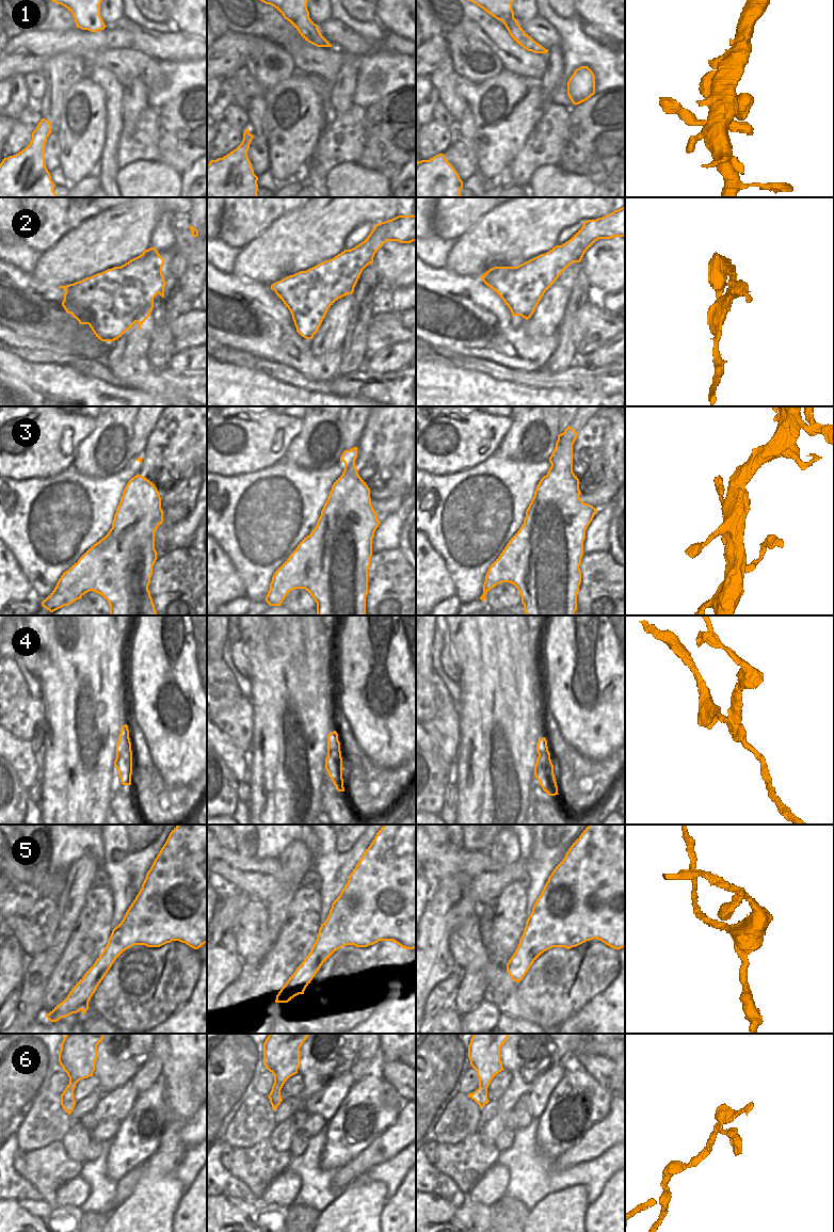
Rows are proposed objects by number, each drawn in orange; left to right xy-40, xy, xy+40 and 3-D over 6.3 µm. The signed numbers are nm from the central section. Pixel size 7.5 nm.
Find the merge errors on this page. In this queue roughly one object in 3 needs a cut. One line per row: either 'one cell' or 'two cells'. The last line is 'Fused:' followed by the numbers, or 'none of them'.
1: one cell
2: one cell
3: one cell
4: two cells
5: two cells
6: one cell
Fused: 4, 5

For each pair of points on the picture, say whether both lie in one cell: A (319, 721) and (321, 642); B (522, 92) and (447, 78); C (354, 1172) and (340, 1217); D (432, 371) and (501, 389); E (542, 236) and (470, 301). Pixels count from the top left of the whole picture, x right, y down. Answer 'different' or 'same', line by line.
A: same
B: different
C: different
D: same
E: different

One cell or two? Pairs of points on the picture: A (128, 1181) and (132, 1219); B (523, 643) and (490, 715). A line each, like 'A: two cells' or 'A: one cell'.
A: two cells
B: one cell

